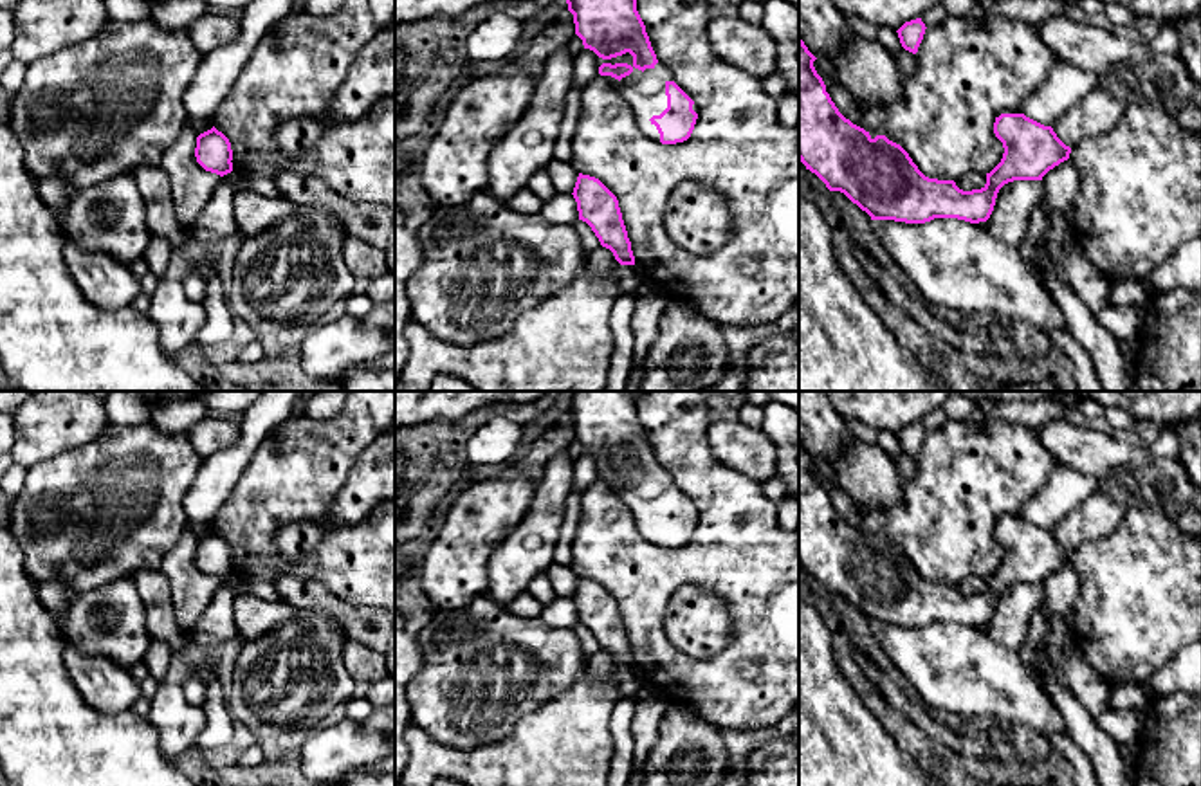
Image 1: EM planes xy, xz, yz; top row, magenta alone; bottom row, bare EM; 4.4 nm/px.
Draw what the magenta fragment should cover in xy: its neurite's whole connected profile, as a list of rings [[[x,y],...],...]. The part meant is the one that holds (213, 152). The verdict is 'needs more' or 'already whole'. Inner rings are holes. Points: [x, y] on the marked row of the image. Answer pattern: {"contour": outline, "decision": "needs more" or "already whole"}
{"contour": [[[215,126],[197,137],[197,162],[220,177],[233,171],[233,150],[229,139]]], "decision": "already whole"}

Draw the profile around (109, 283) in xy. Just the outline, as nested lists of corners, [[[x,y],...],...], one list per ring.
[[[65,231],[63,236],[63,256],[79,290],[103,310],[132,306],[142,290],[141,279],[133,276],[130,265],[110,254],[85,249]]]

